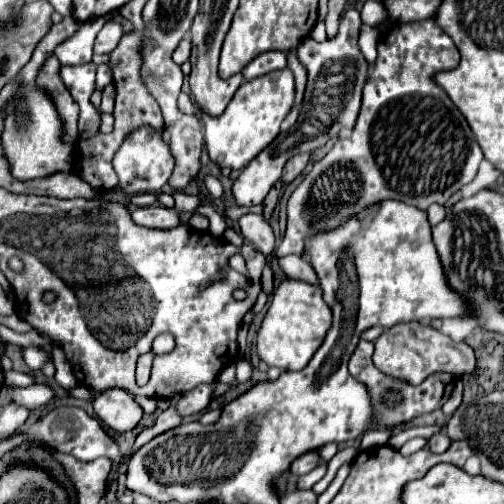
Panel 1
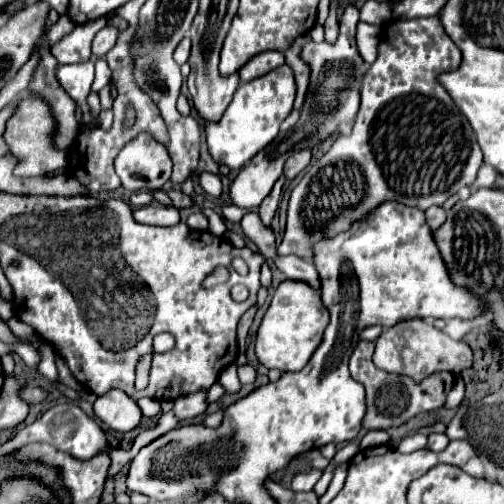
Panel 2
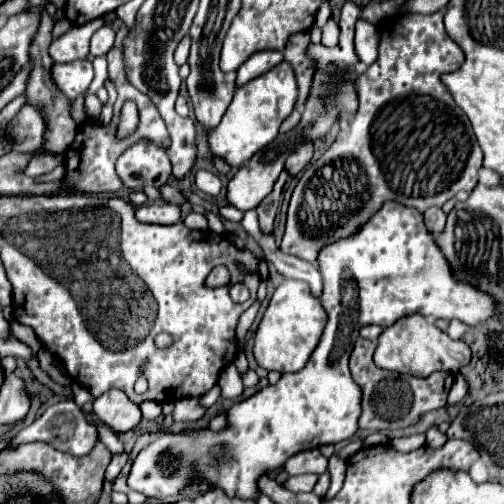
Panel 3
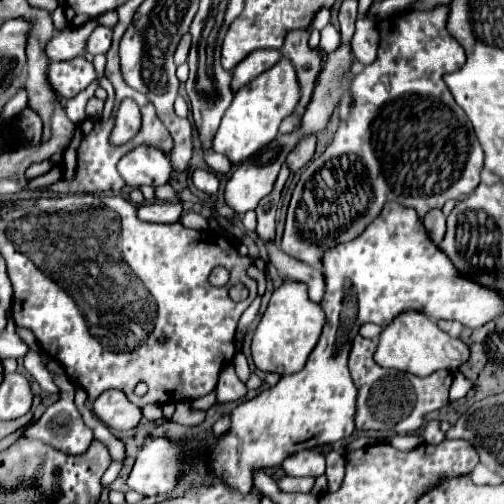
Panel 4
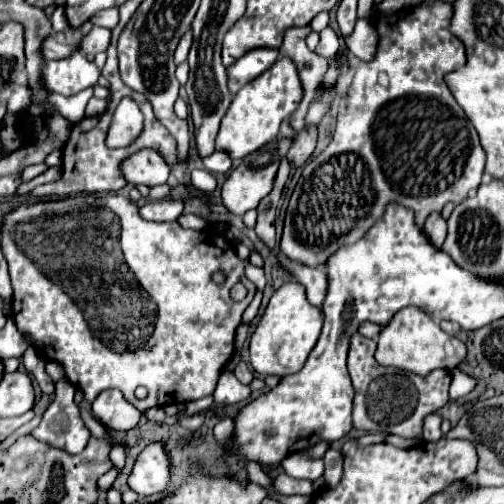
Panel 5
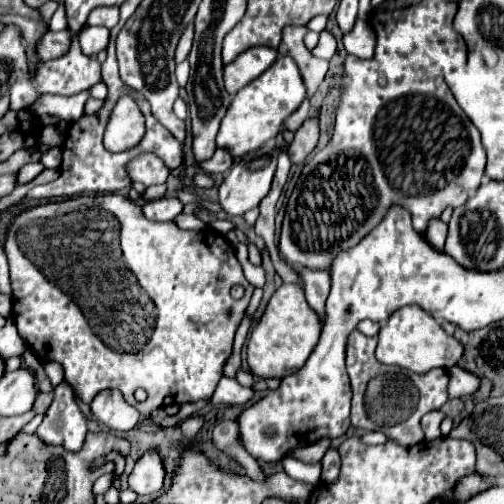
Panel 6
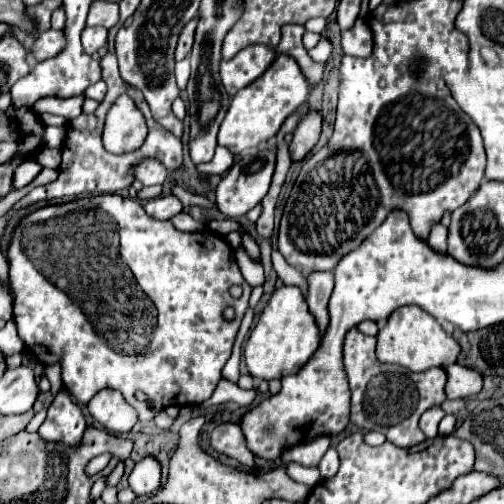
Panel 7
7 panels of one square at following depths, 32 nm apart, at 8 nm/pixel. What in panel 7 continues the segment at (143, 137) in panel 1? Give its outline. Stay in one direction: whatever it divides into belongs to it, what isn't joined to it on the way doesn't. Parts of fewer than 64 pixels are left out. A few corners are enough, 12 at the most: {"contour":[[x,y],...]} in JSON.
{"contour":[[154,158],[134,168],[144,186],[164,184],[168,170]]}

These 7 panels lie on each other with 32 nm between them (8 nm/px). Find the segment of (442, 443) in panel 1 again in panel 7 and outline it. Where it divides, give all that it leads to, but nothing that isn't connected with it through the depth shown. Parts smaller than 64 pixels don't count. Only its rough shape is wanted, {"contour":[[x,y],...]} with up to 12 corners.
{"contour":[[440,406],[420,416],[420,430],[426,438],[438,436],[438,422],[444,418]]}

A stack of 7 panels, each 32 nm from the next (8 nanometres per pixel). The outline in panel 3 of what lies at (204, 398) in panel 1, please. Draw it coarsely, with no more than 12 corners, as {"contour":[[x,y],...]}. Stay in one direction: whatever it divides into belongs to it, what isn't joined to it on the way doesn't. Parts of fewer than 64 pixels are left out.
{"contour":[[200,398],[178,400],[172,418],[196,422],[204,416]]}

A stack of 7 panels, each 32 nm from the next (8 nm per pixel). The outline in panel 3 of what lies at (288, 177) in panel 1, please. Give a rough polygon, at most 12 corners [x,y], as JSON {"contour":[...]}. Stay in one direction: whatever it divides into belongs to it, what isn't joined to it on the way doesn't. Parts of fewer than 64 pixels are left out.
{"contour":[[300,144],[286,160],[286,170],[296,176],[312,160],[314,144]]}

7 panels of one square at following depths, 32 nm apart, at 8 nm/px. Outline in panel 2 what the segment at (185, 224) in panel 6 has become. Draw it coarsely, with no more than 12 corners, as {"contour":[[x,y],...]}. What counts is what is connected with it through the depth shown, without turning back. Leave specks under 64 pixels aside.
{"contour":[[200,212],[190,214],[186,224],[192,230],[208,230],[208,220]]}

